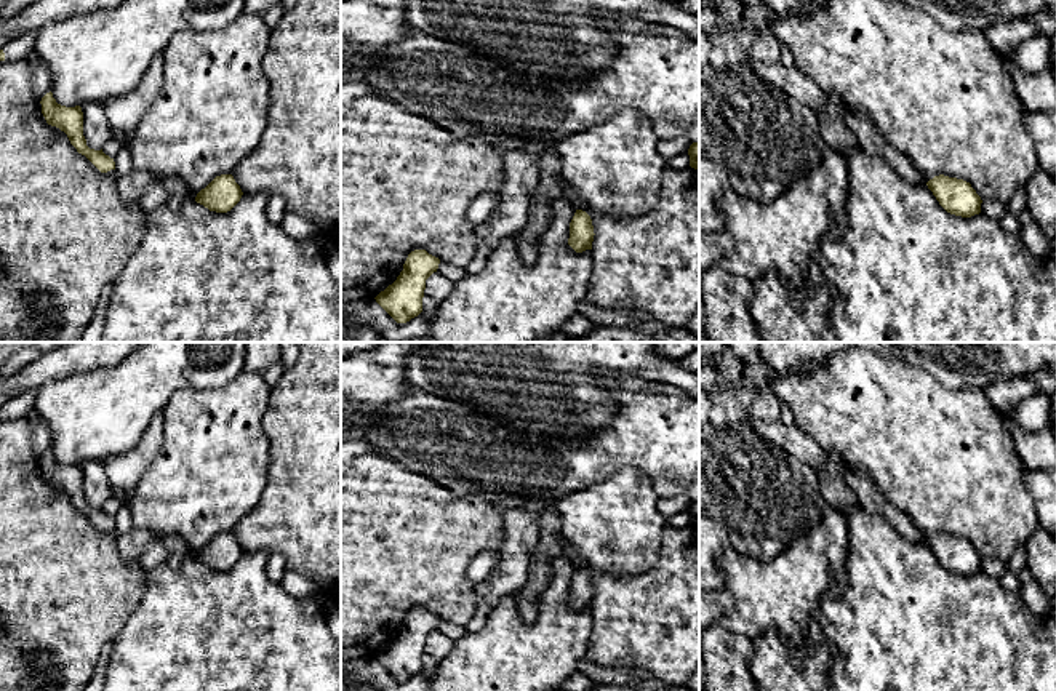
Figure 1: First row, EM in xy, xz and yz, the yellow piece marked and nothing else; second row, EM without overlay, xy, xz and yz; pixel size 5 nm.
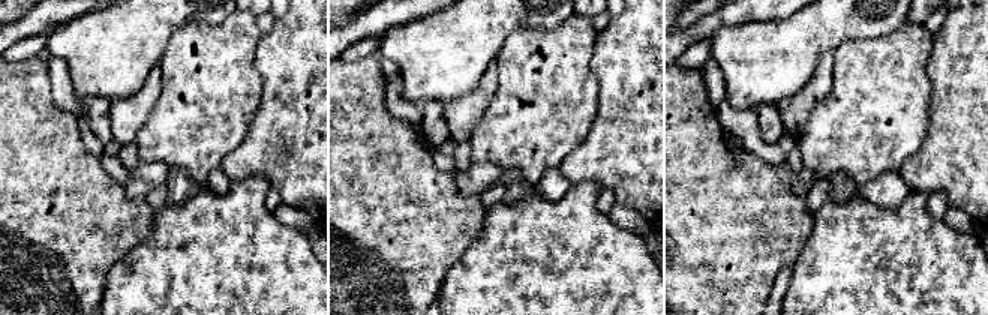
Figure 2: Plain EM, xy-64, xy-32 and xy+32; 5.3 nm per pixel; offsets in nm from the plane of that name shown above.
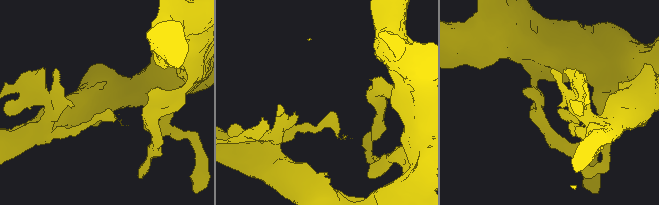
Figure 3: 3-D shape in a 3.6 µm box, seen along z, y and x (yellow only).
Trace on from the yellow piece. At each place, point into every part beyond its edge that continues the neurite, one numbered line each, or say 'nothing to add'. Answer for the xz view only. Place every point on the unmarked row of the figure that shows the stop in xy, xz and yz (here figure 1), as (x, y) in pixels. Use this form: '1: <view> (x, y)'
nothing to add

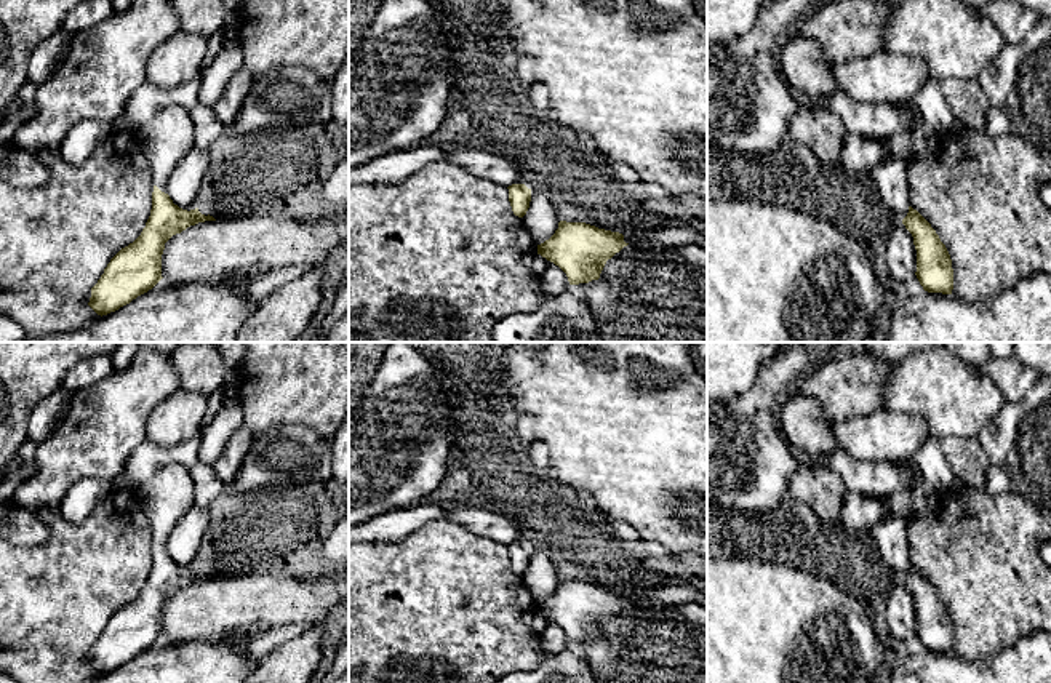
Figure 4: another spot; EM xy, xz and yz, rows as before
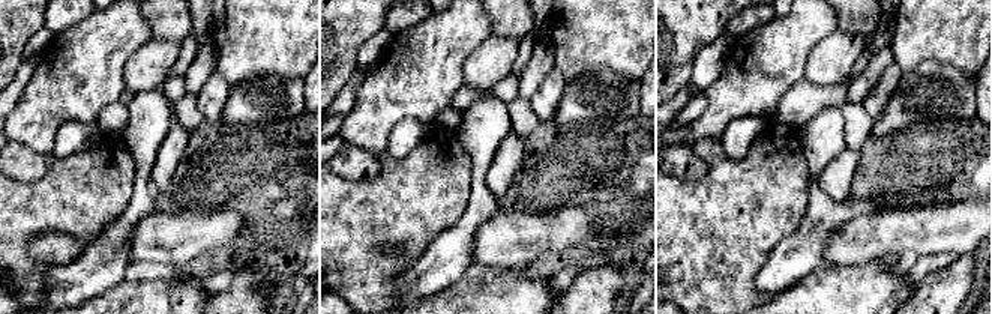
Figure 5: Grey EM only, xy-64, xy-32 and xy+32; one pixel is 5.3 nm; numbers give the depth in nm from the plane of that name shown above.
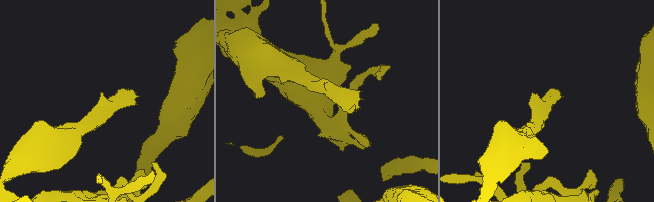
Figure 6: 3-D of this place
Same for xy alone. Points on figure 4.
1: xy (165, 499)

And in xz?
1: xz (671, 591)

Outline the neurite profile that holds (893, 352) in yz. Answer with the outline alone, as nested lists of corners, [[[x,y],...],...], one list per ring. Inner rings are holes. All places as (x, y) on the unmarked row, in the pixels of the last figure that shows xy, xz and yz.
[[[864,342],[864,353],[877,358],[878,361],[899,363],[907,357],[921,350],[937,347],[941,342]]]

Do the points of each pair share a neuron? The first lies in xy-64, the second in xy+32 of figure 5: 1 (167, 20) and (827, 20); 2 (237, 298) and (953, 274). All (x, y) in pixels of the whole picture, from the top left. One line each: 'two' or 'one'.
1: two
2: one

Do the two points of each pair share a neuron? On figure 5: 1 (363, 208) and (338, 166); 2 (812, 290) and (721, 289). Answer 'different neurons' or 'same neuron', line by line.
1: different neurons
2: different neurons

